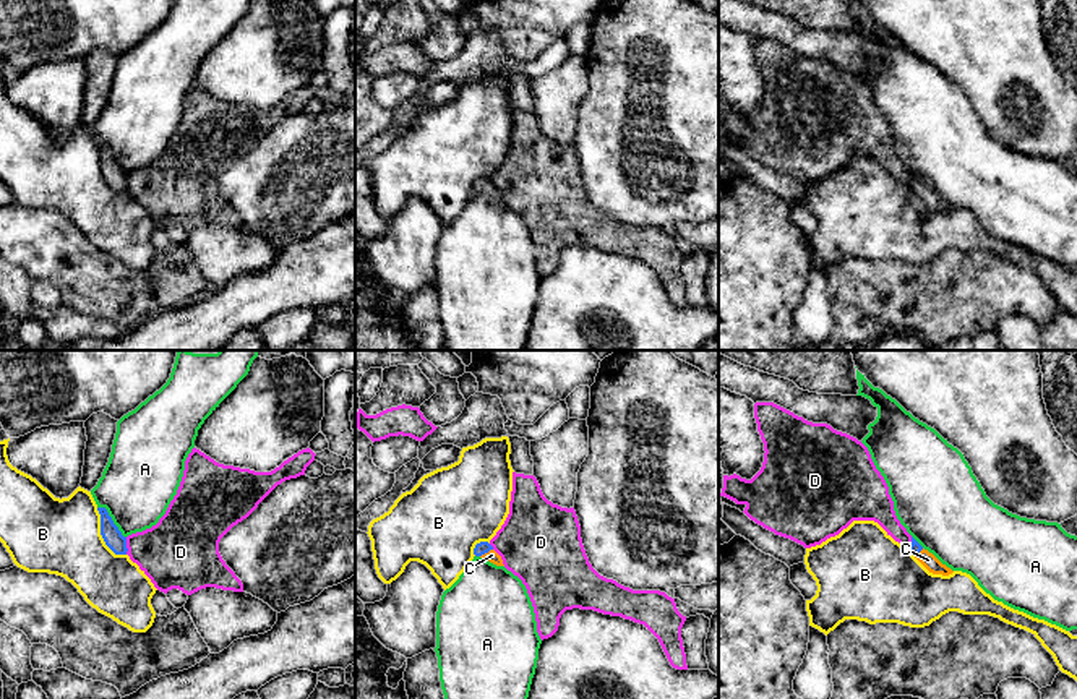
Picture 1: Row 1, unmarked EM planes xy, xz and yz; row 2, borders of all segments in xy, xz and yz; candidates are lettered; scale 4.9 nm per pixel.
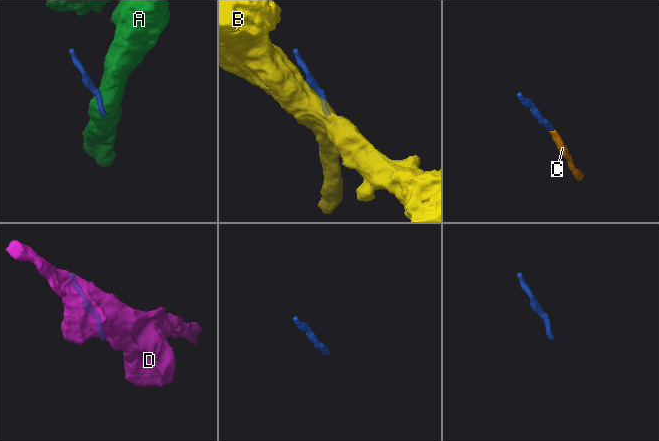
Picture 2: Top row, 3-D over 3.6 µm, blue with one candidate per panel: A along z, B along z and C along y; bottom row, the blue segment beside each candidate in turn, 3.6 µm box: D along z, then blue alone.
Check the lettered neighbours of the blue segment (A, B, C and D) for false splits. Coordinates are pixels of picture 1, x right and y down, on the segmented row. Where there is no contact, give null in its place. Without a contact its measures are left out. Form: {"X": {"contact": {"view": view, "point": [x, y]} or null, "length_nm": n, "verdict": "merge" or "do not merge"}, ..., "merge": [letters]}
{"A": {"contact": {"view": "xy", "point": [111, 519]}, "length_nm": 220, "verdict": "do not merge"}, "B": {"contact": {"view": "xy", "point": [101, 534]}, "length_nm": 280, "verdict": "do not merge"}, "C": {"contact": {"view": "xz", "point": [485, 552]}, "length_nm": 80, "verdict": "merge"}, "D": {"contact": {"view": "xy", "point": [125, 545]}, "length_nm": 90, "verdict": "do not merge"}, "merge": ["C"]}

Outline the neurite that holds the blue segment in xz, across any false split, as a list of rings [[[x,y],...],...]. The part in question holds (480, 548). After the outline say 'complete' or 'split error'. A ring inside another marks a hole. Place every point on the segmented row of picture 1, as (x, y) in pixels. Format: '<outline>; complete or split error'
[[[488,542],[477,543],[474,548],[474,555],[496,566],[504,566],[501,556],[493,550],[493,547]]]; split error

